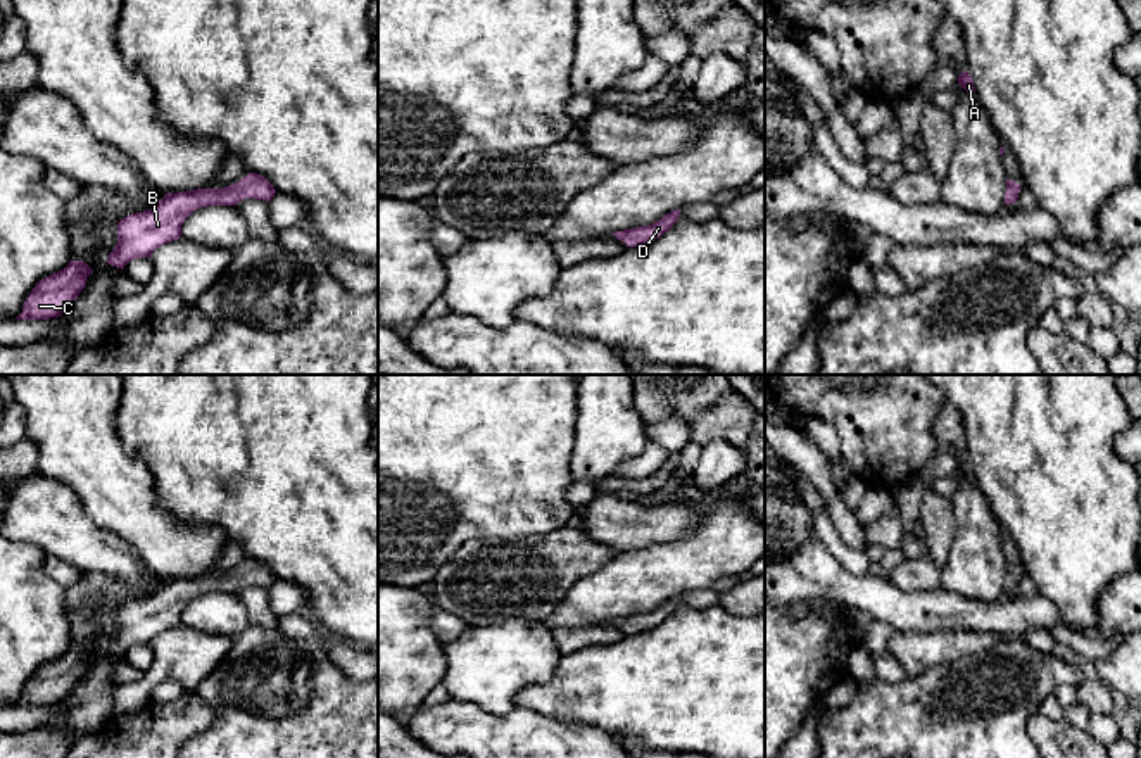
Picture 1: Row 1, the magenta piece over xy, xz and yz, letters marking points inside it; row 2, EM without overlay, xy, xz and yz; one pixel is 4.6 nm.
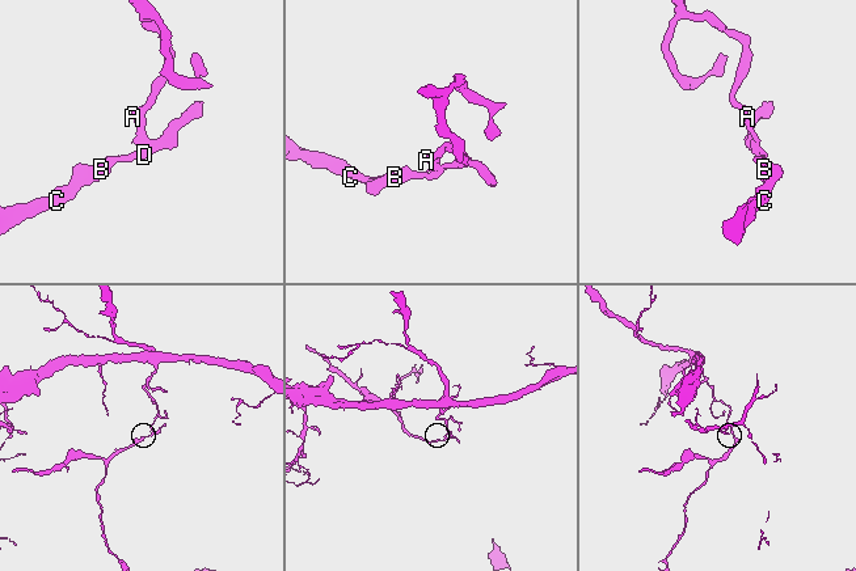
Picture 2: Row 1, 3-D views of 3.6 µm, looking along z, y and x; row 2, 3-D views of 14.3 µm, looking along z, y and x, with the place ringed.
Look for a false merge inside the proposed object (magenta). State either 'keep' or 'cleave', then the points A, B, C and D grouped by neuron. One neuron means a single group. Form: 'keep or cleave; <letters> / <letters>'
keep; A B C D

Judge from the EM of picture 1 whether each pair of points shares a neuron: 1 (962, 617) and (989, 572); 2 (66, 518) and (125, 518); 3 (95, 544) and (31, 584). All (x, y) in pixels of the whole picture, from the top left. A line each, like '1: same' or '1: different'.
1: different
2: different
3: different

